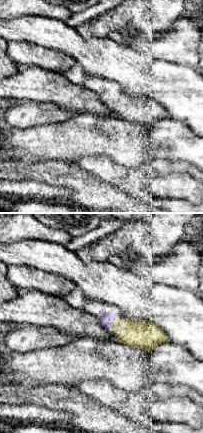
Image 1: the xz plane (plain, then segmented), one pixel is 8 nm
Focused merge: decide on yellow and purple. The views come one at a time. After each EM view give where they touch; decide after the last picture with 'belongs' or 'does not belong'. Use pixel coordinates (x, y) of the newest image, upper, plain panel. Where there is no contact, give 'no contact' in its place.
meets yellow at (112, 99)

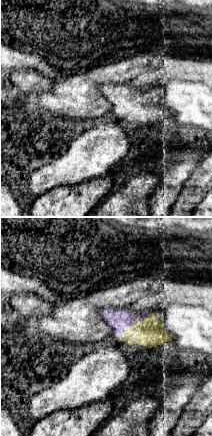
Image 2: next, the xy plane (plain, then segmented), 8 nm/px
meets yellow at (136, 95)

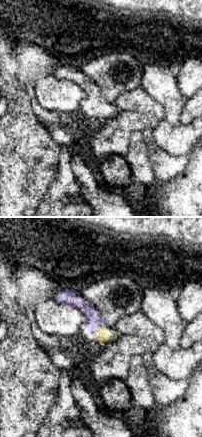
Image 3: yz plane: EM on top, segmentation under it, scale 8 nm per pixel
meets yellow at (97, 103)

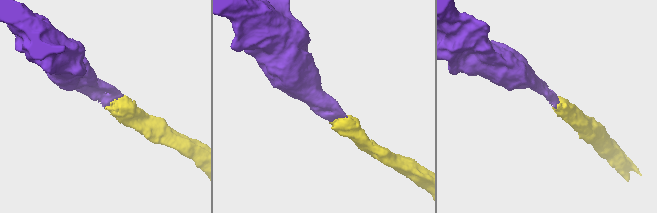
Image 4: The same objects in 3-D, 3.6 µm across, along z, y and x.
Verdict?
belongs

